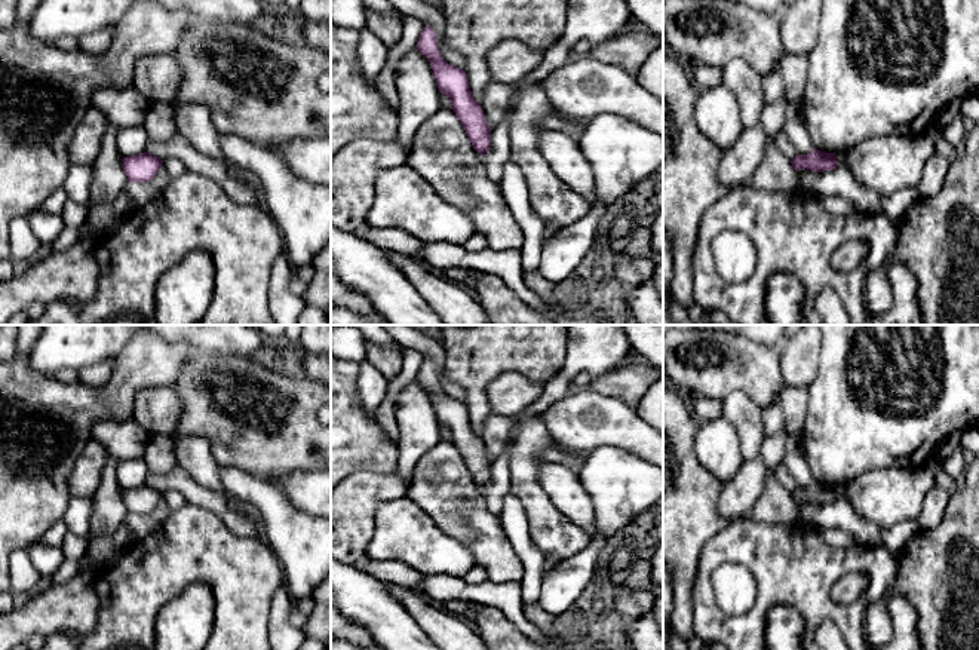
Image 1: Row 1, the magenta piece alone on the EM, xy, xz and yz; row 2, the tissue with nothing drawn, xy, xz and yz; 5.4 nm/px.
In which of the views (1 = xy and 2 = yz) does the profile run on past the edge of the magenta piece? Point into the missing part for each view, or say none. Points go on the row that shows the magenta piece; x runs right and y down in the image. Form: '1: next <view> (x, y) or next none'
1: next none
2: next none

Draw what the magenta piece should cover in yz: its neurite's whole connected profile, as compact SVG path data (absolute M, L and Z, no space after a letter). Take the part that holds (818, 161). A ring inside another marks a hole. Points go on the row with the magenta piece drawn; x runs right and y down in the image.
M816 148L810 154L795 154L791 163L794 169L810 169L813 172L834 171L838 168L834 153L825 153Z

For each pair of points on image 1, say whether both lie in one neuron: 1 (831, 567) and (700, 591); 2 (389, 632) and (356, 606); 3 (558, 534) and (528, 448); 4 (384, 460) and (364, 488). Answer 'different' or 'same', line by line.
1: same
2: same
3: same
4: different

